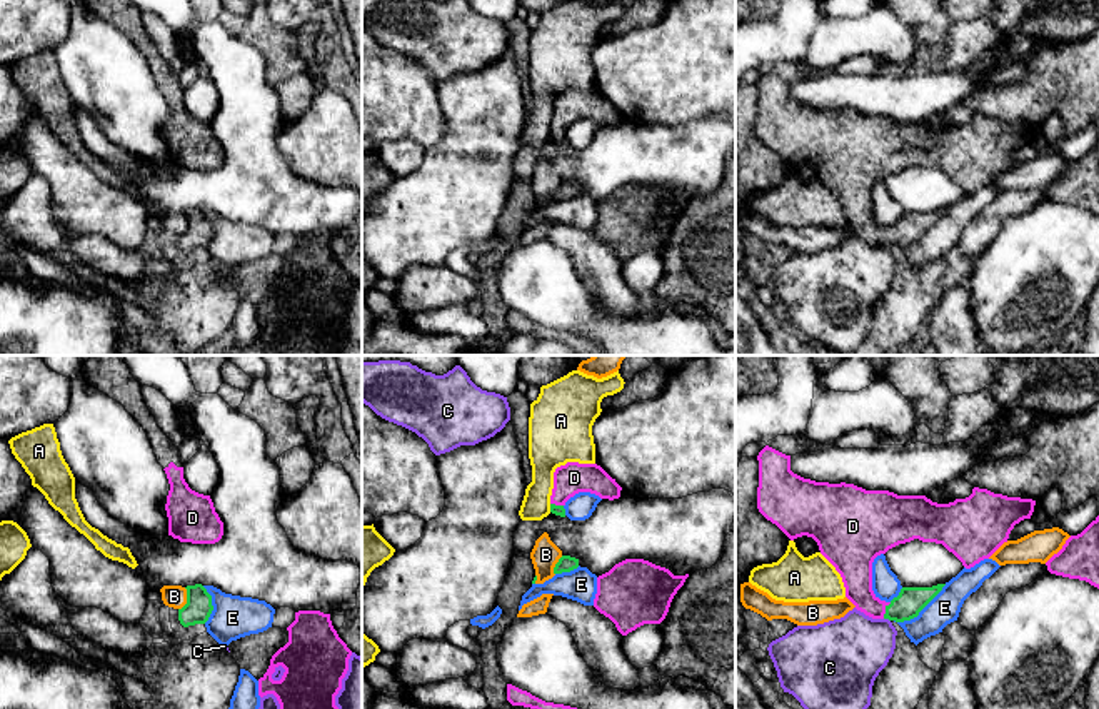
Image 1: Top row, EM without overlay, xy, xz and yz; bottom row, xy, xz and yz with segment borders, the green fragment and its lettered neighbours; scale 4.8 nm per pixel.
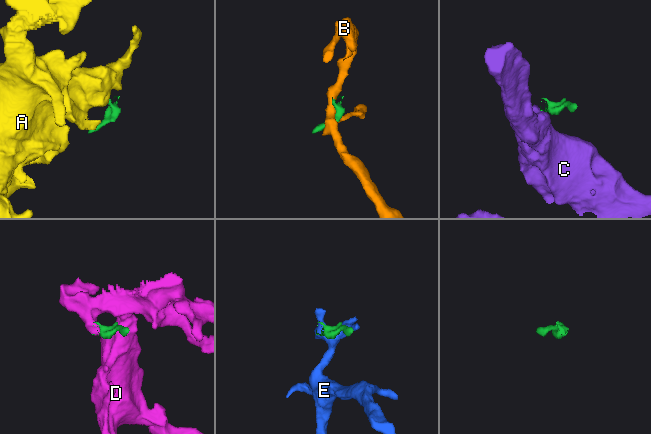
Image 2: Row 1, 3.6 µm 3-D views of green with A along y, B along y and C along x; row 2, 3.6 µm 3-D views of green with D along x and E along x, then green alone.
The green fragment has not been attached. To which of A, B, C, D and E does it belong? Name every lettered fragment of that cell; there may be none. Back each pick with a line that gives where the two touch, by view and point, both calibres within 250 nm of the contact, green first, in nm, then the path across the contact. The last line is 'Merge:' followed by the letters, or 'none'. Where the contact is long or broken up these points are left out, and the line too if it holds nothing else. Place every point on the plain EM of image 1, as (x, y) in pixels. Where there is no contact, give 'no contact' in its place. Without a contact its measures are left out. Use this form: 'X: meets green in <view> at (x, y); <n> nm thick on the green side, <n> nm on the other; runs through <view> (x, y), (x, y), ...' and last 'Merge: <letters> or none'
D: meets green in yz at (886, 237); 140 nm thick on the green side, 160 nm on the other; runs through yz (911, 227), (904, 234), (886, 237), (859, 216), (856, 196)
Merge: D

